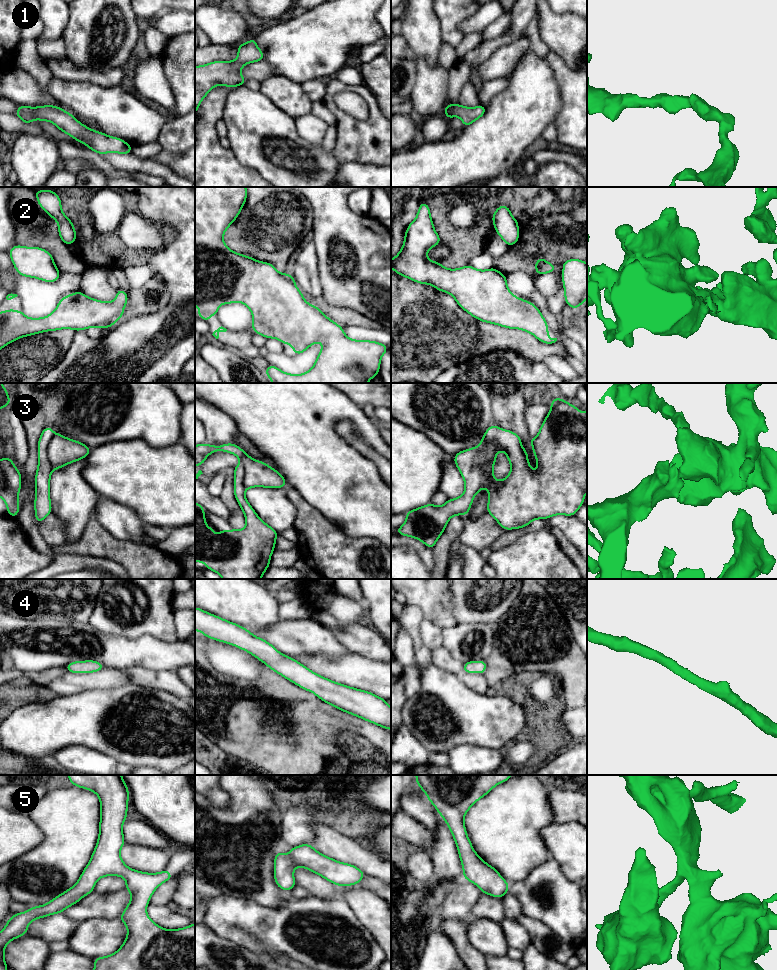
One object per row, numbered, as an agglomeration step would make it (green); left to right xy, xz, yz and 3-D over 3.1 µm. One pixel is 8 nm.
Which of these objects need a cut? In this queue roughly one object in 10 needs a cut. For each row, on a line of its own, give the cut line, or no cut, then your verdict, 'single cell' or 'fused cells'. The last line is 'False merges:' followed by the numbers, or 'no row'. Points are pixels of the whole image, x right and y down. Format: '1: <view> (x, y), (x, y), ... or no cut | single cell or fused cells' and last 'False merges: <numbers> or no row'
1: no cut | single cell
2: no cut | single cell
3: no cut | single cell
4: no cut | single cell
5: no cut | single cell
False merges: no row

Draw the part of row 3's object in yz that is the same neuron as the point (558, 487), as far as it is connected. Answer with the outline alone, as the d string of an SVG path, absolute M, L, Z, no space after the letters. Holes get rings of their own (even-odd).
M551 399L551 409L539 433L535 438L529 438L538 464L536 472L530 467L518 434L496 425L488 427L477 447L454 455L454 463L464 479L464 493L458 498L448 499L442 506L434 506L430 502L405 513L406 521L397 528L396 533L416 538L433 549L450 518L467 515L475 495L483 487L489 492L487 513L504 530L521 529L536 519L548 519L554 515L575 516L584 505L587 492L587 411L579 412L578 408L564 399ZM500 450L506 453L511 465L510 473L502 481L493 476L496 455Z

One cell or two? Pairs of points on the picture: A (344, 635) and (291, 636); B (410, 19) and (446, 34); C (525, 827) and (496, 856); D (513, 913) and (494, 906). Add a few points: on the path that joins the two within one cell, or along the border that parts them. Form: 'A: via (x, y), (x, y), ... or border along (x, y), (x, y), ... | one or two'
A: border along (323, 625), (347, 649) | two
B: border along (434, 10), (440, 22), (440, 37), (442, 40) | two
C: via (518, 834), (503, 849) | one
D: border along (501, 898), (506, 917) | two

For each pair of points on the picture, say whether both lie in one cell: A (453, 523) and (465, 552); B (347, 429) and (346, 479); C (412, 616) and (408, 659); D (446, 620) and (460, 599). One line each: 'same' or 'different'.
A: different
B: different
C: different
D: different

